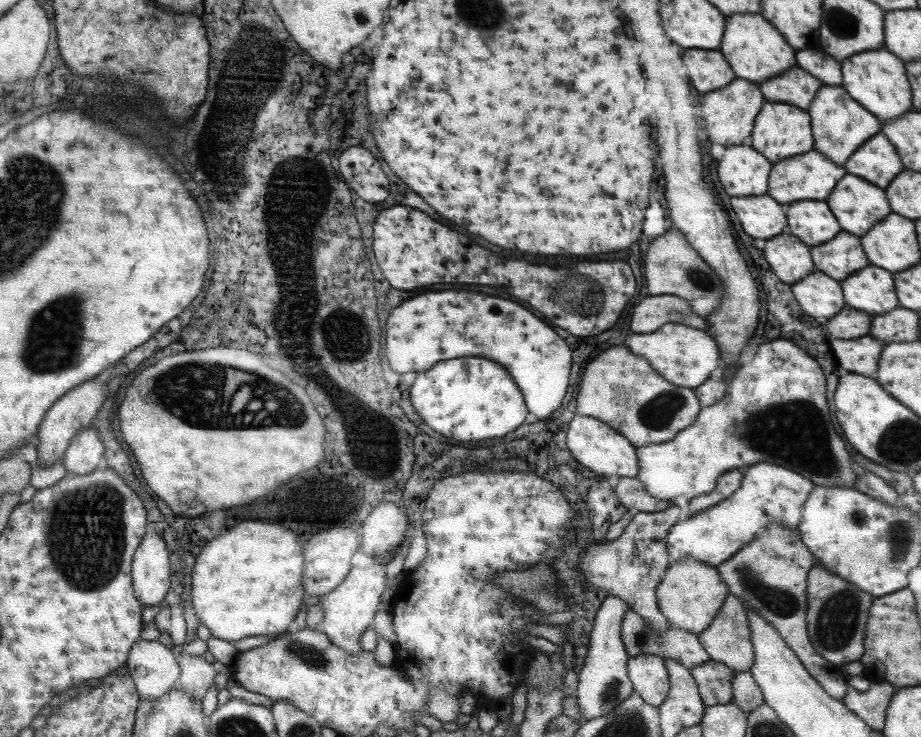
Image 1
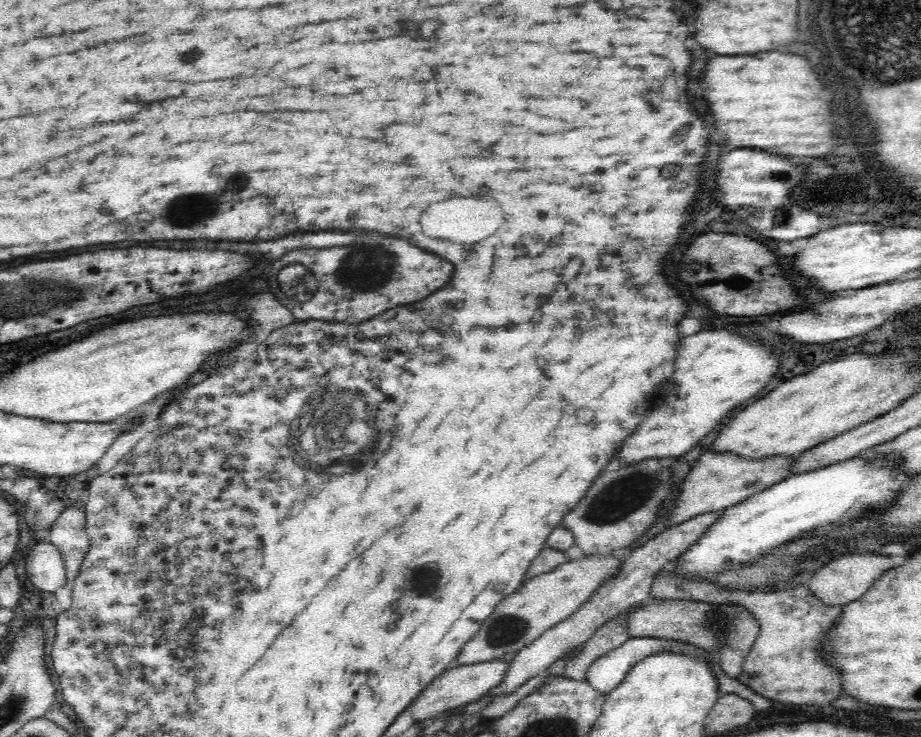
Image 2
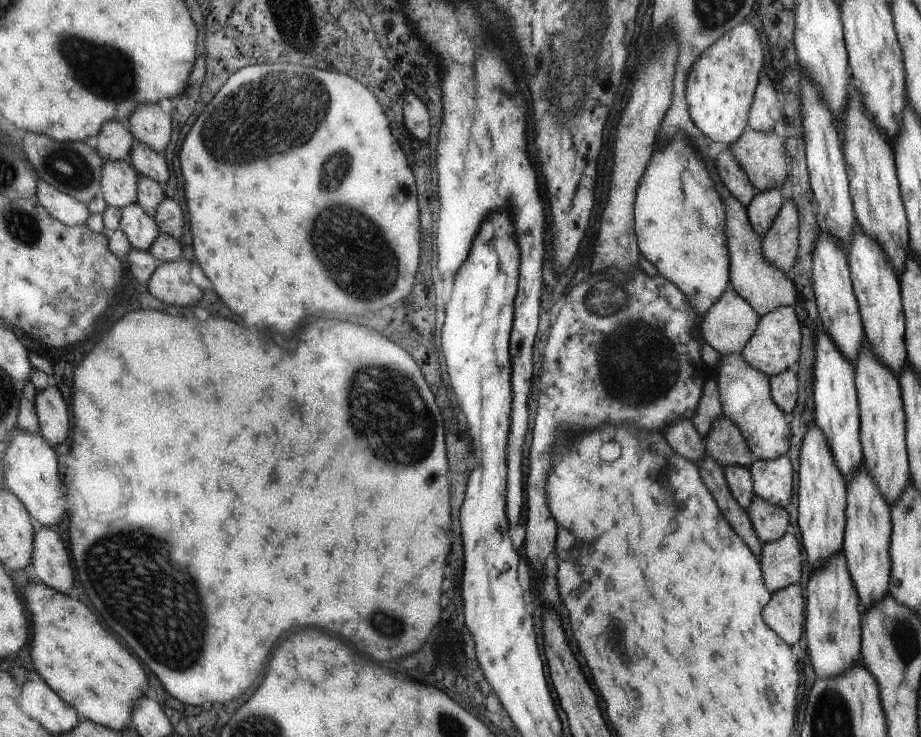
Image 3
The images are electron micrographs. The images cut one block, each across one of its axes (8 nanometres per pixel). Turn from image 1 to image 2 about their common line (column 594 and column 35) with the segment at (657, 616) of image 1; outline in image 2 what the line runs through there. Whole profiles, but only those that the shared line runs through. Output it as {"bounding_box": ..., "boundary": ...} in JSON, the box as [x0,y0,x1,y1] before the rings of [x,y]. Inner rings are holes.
{"bounding_box":[26,539,67,593],"boundary":[[[47,539],[32,548],[26,558],[26,577],[38,590],[54,593],[67,584],[62,553]]]}

